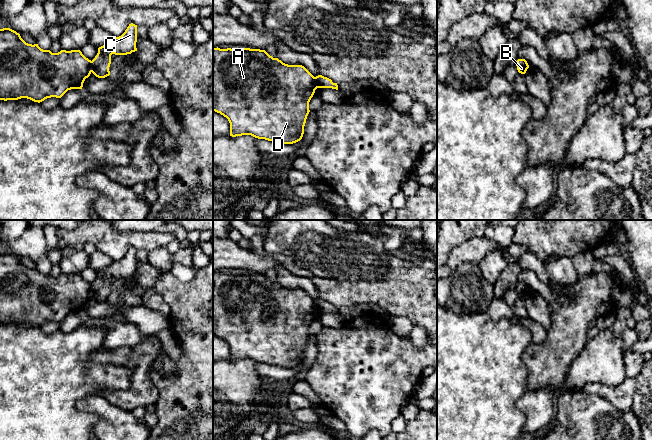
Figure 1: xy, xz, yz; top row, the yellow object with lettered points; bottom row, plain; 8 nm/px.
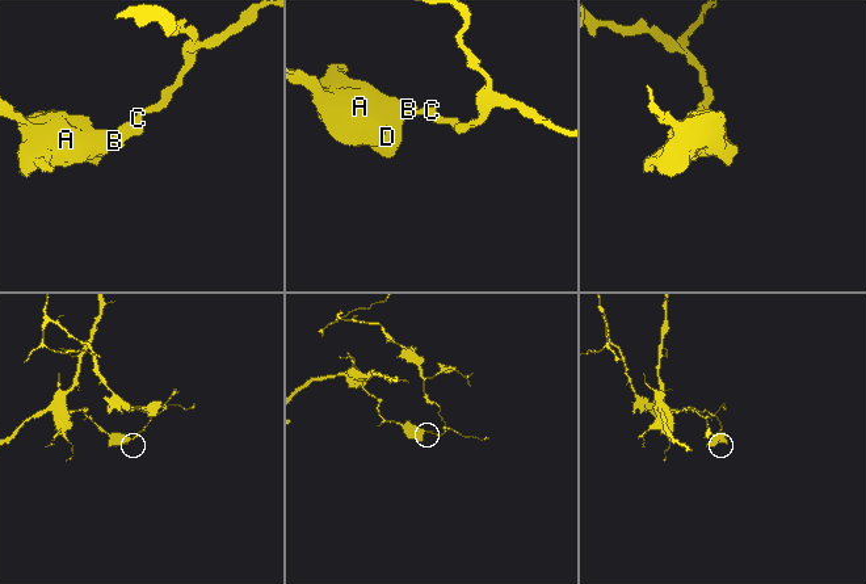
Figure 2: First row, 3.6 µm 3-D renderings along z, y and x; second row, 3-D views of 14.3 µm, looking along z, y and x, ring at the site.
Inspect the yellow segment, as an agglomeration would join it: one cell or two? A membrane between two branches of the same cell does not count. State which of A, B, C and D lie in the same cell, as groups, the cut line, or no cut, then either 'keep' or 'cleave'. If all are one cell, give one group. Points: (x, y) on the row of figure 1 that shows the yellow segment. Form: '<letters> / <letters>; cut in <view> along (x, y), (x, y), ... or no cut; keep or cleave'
A D / B C; cut in xy along (92, 61), (90, 71); cleave

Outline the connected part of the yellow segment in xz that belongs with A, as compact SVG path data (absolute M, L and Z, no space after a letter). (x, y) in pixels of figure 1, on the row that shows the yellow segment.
M213 48L213 111L228 119L232 137L251 135L283 144L300 141L310 112L309 102L316 89L315 77L304 66L285 64L265 50Z

